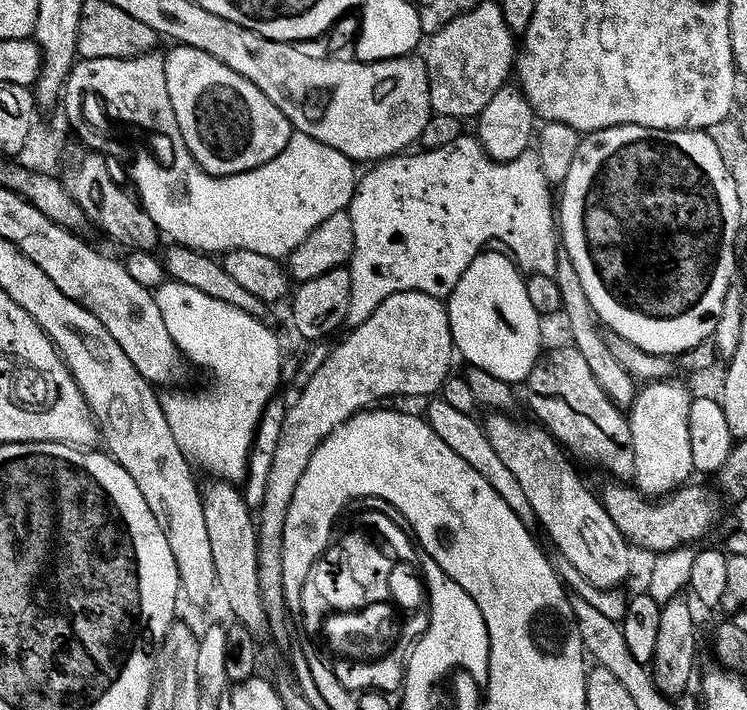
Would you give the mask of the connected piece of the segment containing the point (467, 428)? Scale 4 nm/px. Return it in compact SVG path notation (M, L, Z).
M436 396L427 401L427 408L424 410L425 420L428 425L434 430L434 434L442 439L442 442L449 446L460 458L466 460L473 466L482 478L486 478L486 482L490 482L490 486L494 486L497 494L504 499L506 506L510 506L510 510L514 510L514 514L518 514L518 518L522 521L522 526L536 530L541 527L538 515L534 512L534 507L526 498L526 492L522 490L521 483L514 478L514 474L510 473L502 463L502 458L494 451L494 446L490 445L490 440L486 438L483 425L474 420L470 415L460 410L458 407L450 404L446 400Z

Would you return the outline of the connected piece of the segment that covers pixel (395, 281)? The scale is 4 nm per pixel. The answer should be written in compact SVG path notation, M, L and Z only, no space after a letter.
M461 134L454 138L454 142L446 142L446 146L437 148L426 148L417 151L417 156L408 156L409 154L399 154L390 156L387 159L377 160L371 165L368 173L361 175L356 181L356 189L350 198L346 209L350 218L350 226L354 228L354 250L352 256L347 262L348 273L350 274L350 306L348 307L347 323L355 326L361 324L390 294L395 292L425 292L431 296L441 298L447 297L449 292L454 290L458 278L466 270L466 266L473 261L485 247L487 240L501 240L503 247L514 257L517 265L525 273L546 274L554 276L555 274L555 250L558 245L558 216L554 211L554 192L550 187L548 180L542 174L540 163L536 157L535 151L527 150L520 157L512 161L502 161L496 163L484 152L483 146L475 135Z

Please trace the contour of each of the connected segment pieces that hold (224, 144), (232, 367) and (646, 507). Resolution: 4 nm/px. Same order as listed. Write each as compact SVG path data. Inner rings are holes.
M176 42L171 47L162 56L170 106L174 106L174 118L190 154L202 170L211 176L252 172L284 149L294 129L258 87L193 45Z
M168 278L154 293L166 329L176 343L177 350L189 361L192 359L198 367L212 372L213 384L205 392L168 392L160 396L160 405L166 414L166 422L170 422L174 442L178 442L182 454L197 469L205 468L213 472L213 477L221 480L243 481L259 419L266 415L264 407L271 402L280 384L280 340L263 324L265 321L261 317L212 298L193 286Z
M608 482L602 493L606 513L614 520L630 545L658 553L675 547L695 545L708 531L712 532L722 519L721 497L711 487L688 482L659 498L646 496L628 482Z

